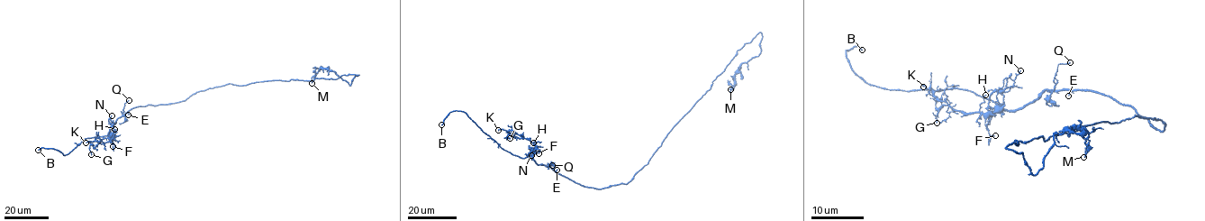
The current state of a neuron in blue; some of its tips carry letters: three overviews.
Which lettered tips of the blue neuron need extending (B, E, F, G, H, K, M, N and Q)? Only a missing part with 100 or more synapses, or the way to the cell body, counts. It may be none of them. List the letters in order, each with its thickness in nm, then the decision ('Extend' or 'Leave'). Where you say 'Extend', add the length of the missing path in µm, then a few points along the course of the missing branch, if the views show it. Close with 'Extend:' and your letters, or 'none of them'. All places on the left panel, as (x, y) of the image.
B: Thickness 150 nm. Extend. Missing length about 15 µm. Course of what is missing: (38, 150), (24, 154), (12, 163)
E: Thickness 110 nm. Leave
F: Thickness 110 nm. Leave
G: Thickness 110 nm. Leave
H: Thickness 100 nm. Leave
K: Thickness 110 nm. Leave
M: Thickness 100 nm. Leave
N: Thickness 120 nm. Leave
Q: Thickness 110 nm. Leave
Extend: B

